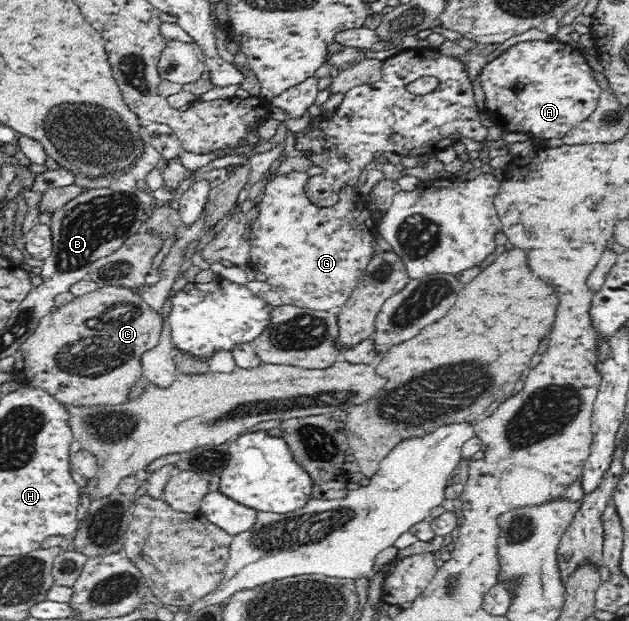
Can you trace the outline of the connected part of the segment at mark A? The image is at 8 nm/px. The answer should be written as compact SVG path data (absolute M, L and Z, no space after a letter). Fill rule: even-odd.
M557 39L527 40L509 47L480 71L484 106L493 124L503 132L524 132L539 139L563 138L581 121L587 120L596 109L602 88L595 80L594 70L587 65L584 53Z

